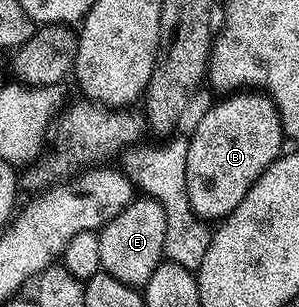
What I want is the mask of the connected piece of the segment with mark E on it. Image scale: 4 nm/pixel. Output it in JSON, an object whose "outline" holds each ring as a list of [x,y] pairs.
{"outline":[[[149,196],[135,197],[105,226],[97,231],[100,248],[100,266],[116,280],[128,286],[144,288],[152,280],[152,272],[164,260],[164,208]]]}

